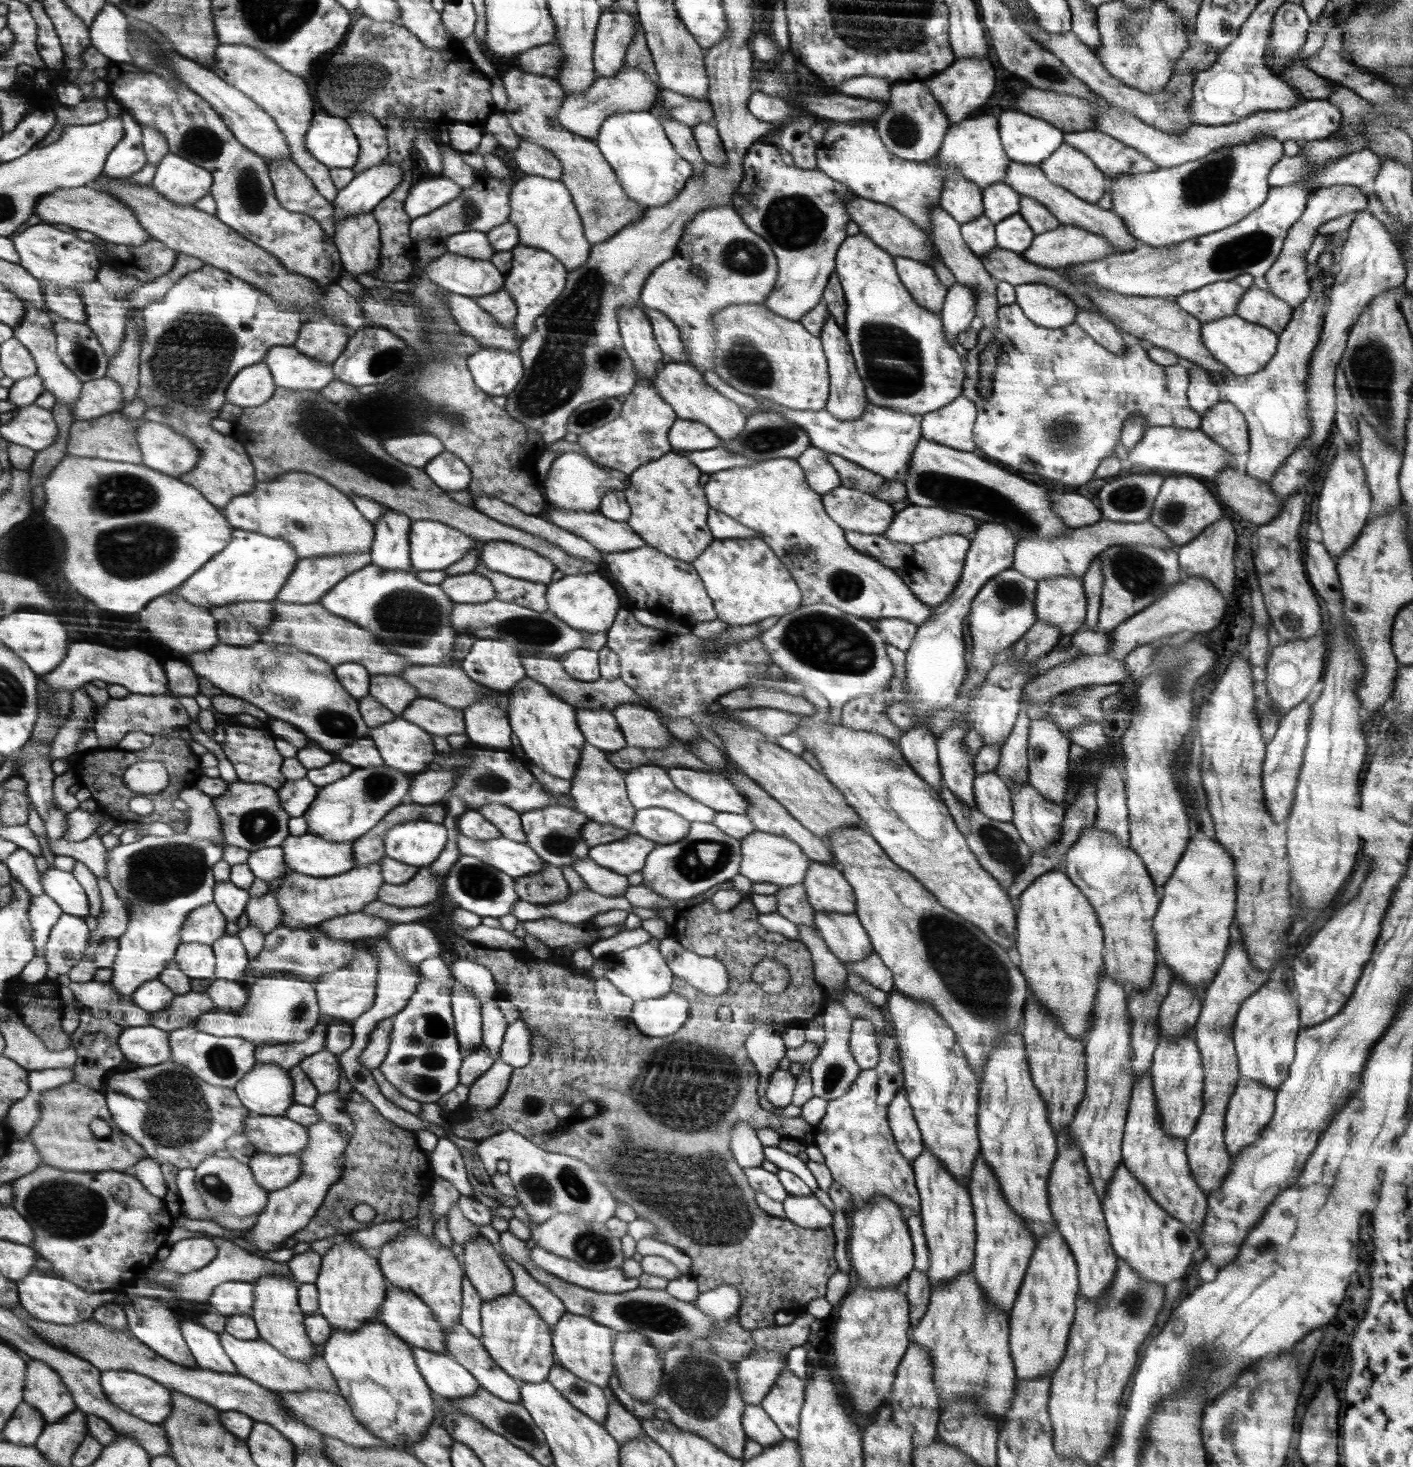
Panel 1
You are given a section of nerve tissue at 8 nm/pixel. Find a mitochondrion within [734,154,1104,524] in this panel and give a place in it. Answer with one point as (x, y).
(894, 367)

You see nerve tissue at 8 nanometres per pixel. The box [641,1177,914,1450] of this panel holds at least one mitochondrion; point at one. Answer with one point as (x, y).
(699, 1402)

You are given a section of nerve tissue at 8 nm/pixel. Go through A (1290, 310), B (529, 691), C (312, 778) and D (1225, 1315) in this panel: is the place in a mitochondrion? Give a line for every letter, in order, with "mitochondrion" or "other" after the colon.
A: other
B: other
C: other
D: other

